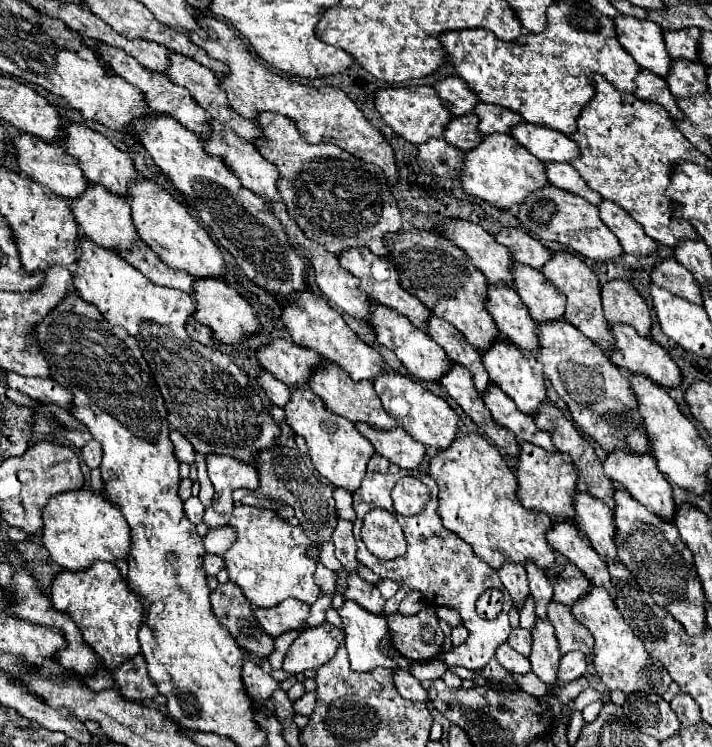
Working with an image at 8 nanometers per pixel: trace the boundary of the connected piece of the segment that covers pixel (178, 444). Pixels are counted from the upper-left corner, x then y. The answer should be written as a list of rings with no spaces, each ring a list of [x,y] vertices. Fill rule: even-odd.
[[[175,430],[169,434],[169,438],[171,438],[173,446],[175,446],[175,458],[179,462],[193,464],[195,462],[195,450],[191,448],[191,444],[183,436],[179,436],[179,432],[175,432]]]

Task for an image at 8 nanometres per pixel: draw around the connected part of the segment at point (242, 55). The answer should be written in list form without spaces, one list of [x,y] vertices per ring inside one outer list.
[[[207,18],[207,34],[209,38],[203,40],[197,34],[191,34],[189,38],[201,46],[211,58],[225,62],[231,68],[231,74],[221,80],[221,88],[227,92],[227,100],[235,112],[239,112],[243,118],[255,120],[261,112],[275,112],[291,118],[297,124],[299,134],[309,142],[309,144],[321,144],[321,142],[333,142],[339,144],[343,150],[349,154],[377,164],[385,174],[389,186],[395,186],[399,180],[397,174],[397,164],[395,164],[395,154],[393,148],[387,144],[383,134],[369,124],[369,120],[363,116],[361,110],[353,104],[351,98],[339,88],[325,86],[325,88],[313,88],[309,84],[299,84],[299,82],[289,82],[287,78],[273,74],[271,68],[265,64],[259,64],[245,42],[235,34],[233,28],[229,28],[225,22]]]

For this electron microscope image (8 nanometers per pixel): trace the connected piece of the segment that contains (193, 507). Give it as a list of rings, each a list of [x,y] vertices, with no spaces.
[[[189,498],[185,502],[185,512],[187,512],[187,518],[193,524],[201,524],[203,522],[203,514],[205,514],[205,506],[201,504],[199,498]]]

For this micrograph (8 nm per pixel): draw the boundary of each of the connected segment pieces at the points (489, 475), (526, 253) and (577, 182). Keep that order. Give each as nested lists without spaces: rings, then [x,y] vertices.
[[[459,432],[455,442],[431,460],[429,476],[439,486],[439,516],[443,526],[467,540],[475,548],[475,554],[491,568],[499,570],[507,562],[533,562],[541,570],[555,566],[555,552],[545,540],[553,528],[553,520],[549,516],[535,516],[535,512],[527,512],[521,506],[515,472],[483,436]]]
[[[503,228],[495,238],[499,244],[503,244],[511,250],[515,262],[519,262],[519,264],[541,270],[545,266],[545,262],[551,258],[551,252],[539,240],[531,238],[523,230]]]
[[[543,162],[543,166],[545,166],[547,180],[549,180],[553,186],[557,186],[557,188],[561,188],[561,190],[567,190],[567,192],[571,192],[571,194],[577,194],[577,196],[585,198],[587,202],[591,202],[591,204],[595,204],[595,206],[597,206],[599,202],[603,202],[603,198],[585,184],[585,180],[579,176],[579,172],[575,172],[575,168],[571,168],[571,164]]]

